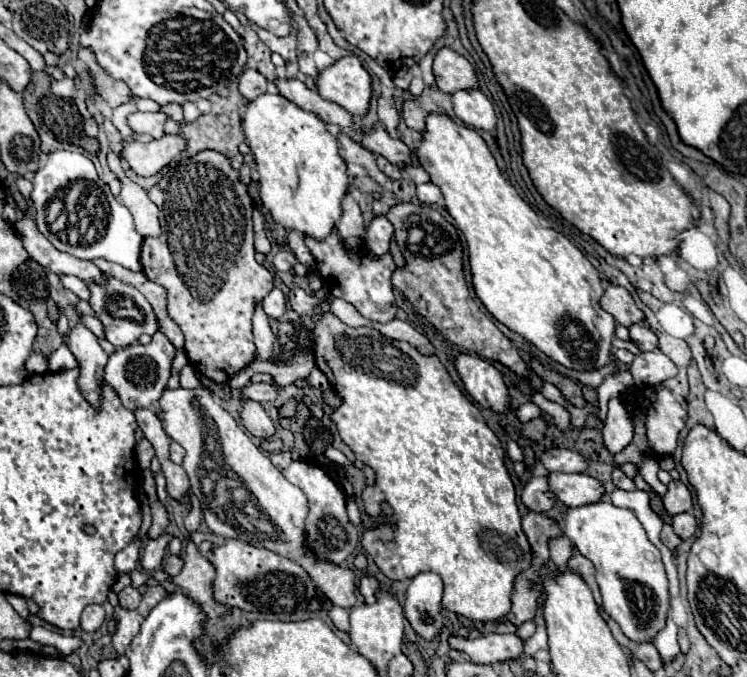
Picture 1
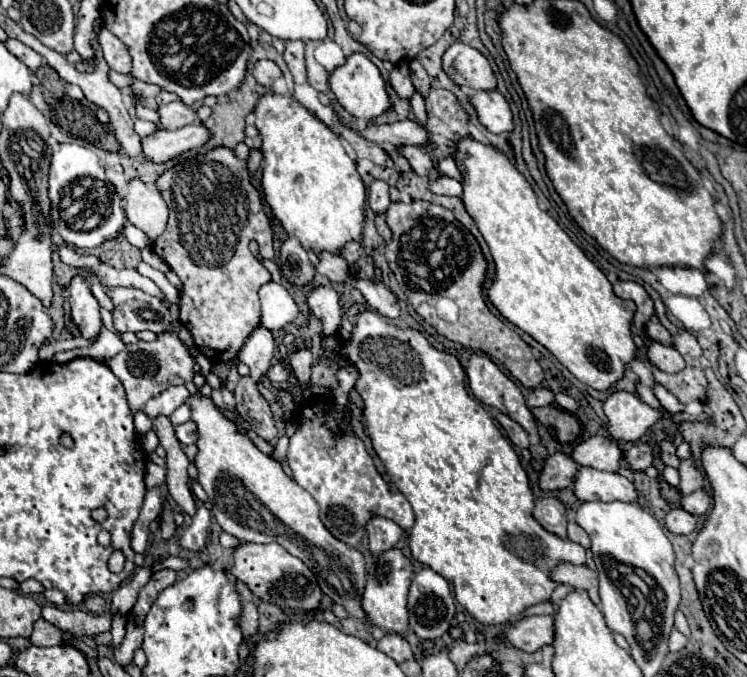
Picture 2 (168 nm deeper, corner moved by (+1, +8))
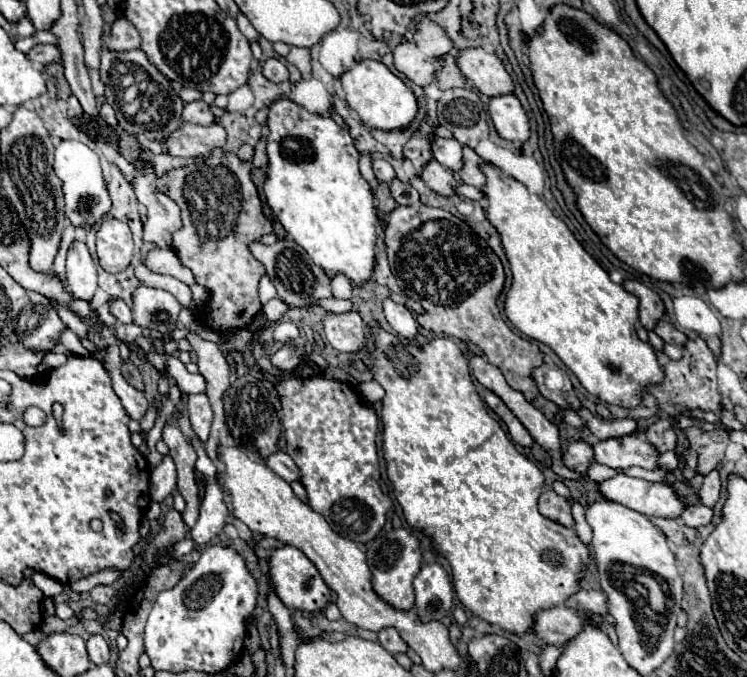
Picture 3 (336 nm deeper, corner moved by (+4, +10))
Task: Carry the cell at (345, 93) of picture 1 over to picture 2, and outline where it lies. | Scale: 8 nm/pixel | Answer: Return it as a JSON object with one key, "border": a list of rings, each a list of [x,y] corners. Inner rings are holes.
{"border":[[[364,54],[348,56],[346,64],[342,64],[342,68],[336,68],[334,72],[330,72],[328,84],[330,84],[330,90],[334,92],[336,100],[340,102],[340,106],[356,118],[374,120],[376,116],[380,116],[382,112],[386,112],[390,108],[390,100],[388,100],[388,94],[386,94],[384,80],[382,80],[378,68]]]}

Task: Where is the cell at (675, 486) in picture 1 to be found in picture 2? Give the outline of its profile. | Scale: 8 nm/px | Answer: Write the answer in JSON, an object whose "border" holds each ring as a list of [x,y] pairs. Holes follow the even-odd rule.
{"border":[[[690,458],[680,462],[678,472],[680,472],[678,490],[680,490],[682,496],[688,496],[690,492],[694,492],[694,490],[698,490],[702,486],[702,474],[696,470],[696,466],[694,466],[694,462]],[[698,480],[700,480],[700,484],[698,484]]]}

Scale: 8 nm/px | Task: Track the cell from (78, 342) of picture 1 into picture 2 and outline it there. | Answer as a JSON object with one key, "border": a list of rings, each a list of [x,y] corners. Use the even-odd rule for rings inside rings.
{"border":[[[76,276],[70,284],[70,316],[76,328],[80,330],[80,336],[86,340],[96,340],[98,332],[102,328],[100,320],[100,304],[90,292],[90,284]]]}

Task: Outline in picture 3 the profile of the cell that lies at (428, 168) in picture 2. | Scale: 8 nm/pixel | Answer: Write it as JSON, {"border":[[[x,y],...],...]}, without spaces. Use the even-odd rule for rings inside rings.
{"border":[[[431,160],[425,170],[421,172],[421,178],[423,182],[437,194],[441,196],[453,196],[455,194],[455,188],[457,188],[457,180],[453,176],[451,170],[447,170],[445,166],[441,166],[437,160]]]}

